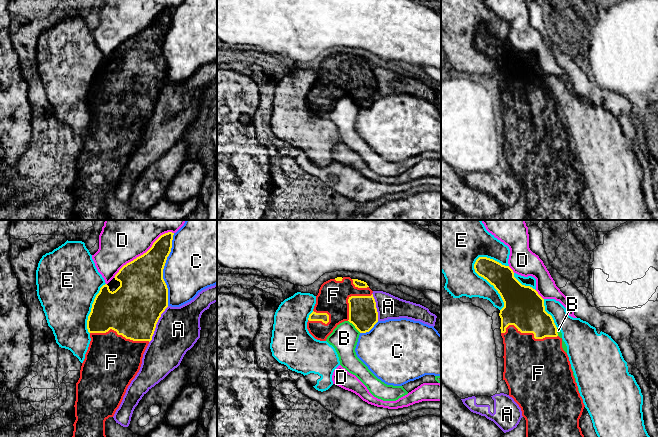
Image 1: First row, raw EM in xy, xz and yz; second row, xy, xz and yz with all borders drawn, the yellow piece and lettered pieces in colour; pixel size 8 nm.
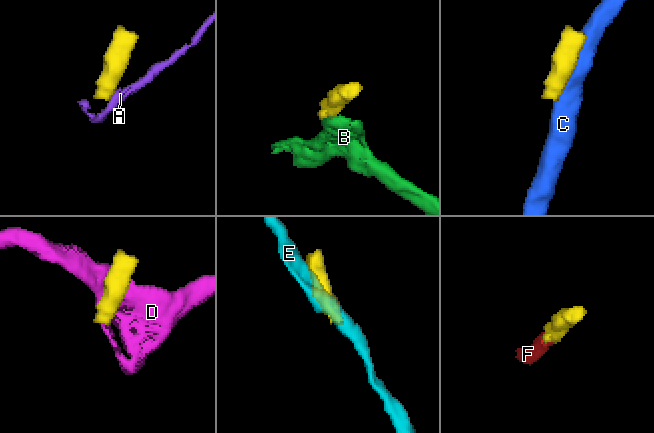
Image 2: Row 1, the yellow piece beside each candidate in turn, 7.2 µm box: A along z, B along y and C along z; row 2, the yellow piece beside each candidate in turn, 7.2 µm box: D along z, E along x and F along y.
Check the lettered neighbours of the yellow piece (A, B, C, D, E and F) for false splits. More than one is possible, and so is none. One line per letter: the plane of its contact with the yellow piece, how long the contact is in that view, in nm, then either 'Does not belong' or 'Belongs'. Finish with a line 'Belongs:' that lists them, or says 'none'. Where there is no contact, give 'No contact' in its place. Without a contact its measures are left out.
A: Touches yellow in xy. Shared border 340 nm. Does not belong
B: Touches yellow in xz. Shared border 140 nm. Does not belong
C: Touches yellow in xy. Shared border 600 nm. Does not belong
D: Touches yellow in xy. Shared border 600 nm. Does not belong
E: Touches yellow in yz. Shared border 480 nm. Does not belong
F: Touches yellow in yz. Shared border 460 nm. Belongs
Belongs: F

